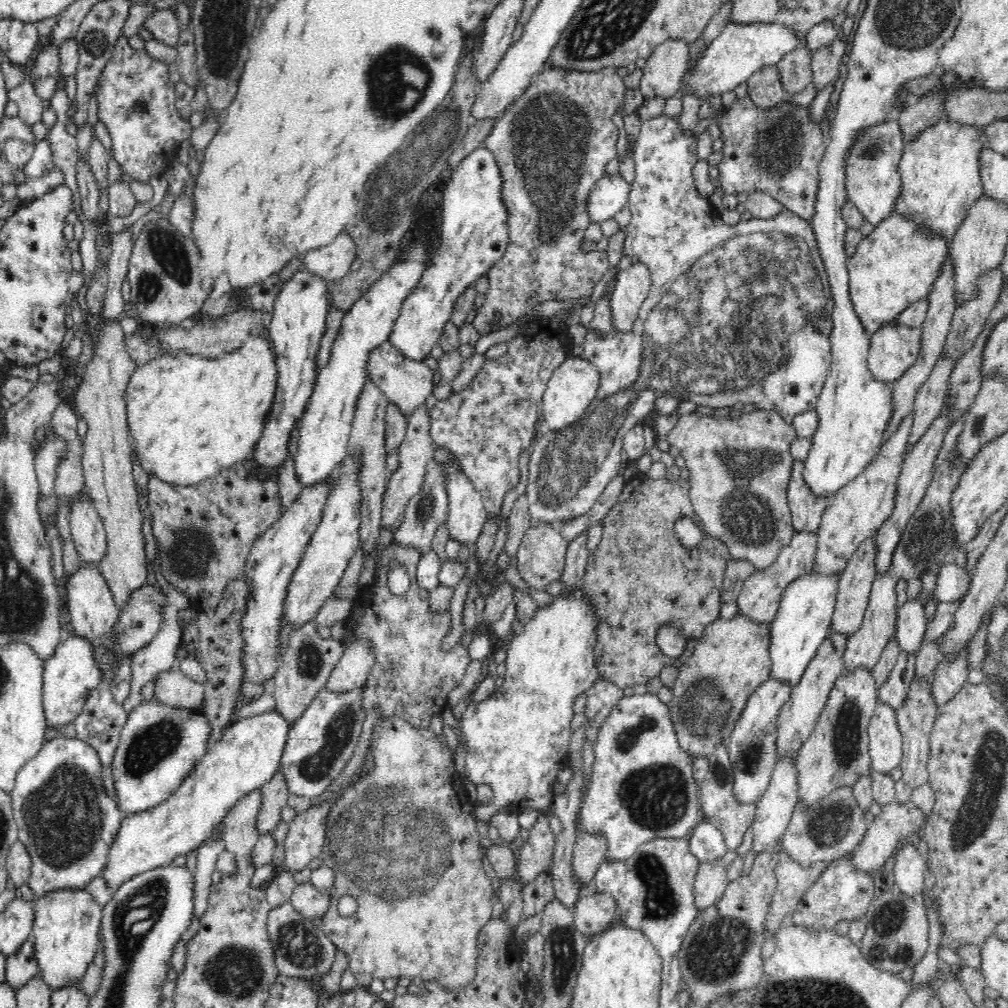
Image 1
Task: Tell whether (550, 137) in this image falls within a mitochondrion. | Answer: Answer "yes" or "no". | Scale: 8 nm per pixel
yes

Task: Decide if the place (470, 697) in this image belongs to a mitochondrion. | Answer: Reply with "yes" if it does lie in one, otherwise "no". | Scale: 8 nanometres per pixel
no

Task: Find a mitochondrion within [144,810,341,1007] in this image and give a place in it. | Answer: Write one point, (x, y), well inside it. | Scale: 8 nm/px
(235, 972)

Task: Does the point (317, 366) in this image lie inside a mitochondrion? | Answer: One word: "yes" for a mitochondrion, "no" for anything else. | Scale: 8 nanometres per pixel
no

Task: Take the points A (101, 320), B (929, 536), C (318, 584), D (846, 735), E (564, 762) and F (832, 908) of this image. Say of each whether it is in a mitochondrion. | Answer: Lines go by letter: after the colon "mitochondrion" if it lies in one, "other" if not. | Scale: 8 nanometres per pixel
A: other
B: mitochondrion
C: other
D: mitochondrion
E: other
F: mitochondrion

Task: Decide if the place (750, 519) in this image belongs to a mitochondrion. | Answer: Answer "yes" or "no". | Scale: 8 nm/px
yes

